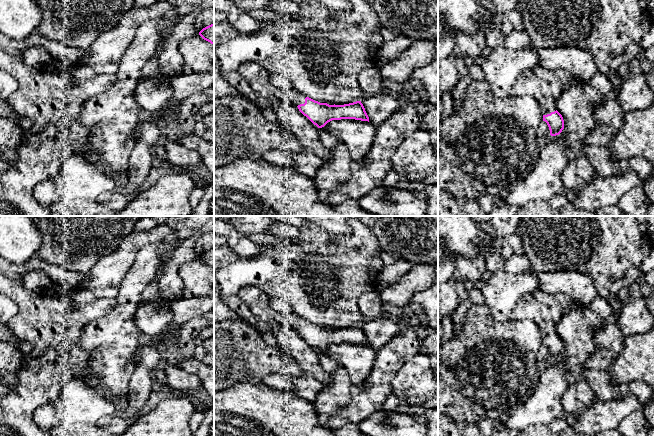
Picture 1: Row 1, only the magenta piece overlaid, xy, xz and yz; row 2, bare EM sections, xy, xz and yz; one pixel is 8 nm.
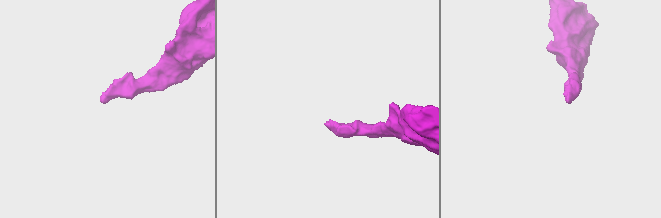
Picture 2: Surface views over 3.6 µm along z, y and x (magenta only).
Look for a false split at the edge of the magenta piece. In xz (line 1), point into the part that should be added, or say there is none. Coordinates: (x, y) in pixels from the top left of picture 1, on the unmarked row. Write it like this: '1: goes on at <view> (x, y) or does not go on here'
1: goes on at xz (258, 302)

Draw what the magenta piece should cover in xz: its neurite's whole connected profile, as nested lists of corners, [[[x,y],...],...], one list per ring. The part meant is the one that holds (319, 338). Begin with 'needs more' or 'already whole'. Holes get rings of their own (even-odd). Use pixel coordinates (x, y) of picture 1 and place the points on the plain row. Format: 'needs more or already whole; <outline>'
needs more; [[[255,286],[243,287],[238,296],[255,316],[255,328],[262,335],[270,333],[273,323],[276,322],[297,330],[299,335],[318,352],[324,351],[332,344],[355,343],[369,346],[361,325],[344,329],[329,329],[305,321],[297,314],[277,312],[270,306],[268,296]]]

